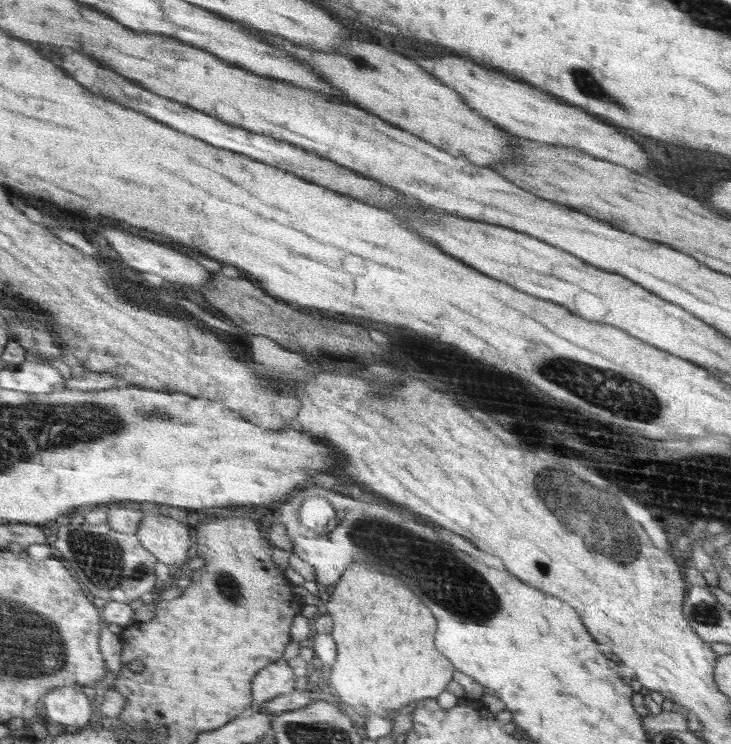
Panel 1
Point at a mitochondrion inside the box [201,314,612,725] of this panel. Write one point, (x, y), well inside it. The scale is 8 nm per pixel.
(437, 570)

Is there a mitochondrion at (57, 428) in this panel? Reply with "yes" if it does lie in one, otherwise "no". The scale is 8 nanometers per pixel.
yes

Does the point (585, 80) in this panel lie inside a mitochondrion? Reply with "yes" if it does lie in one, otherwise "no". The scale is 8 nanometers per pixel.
yes

